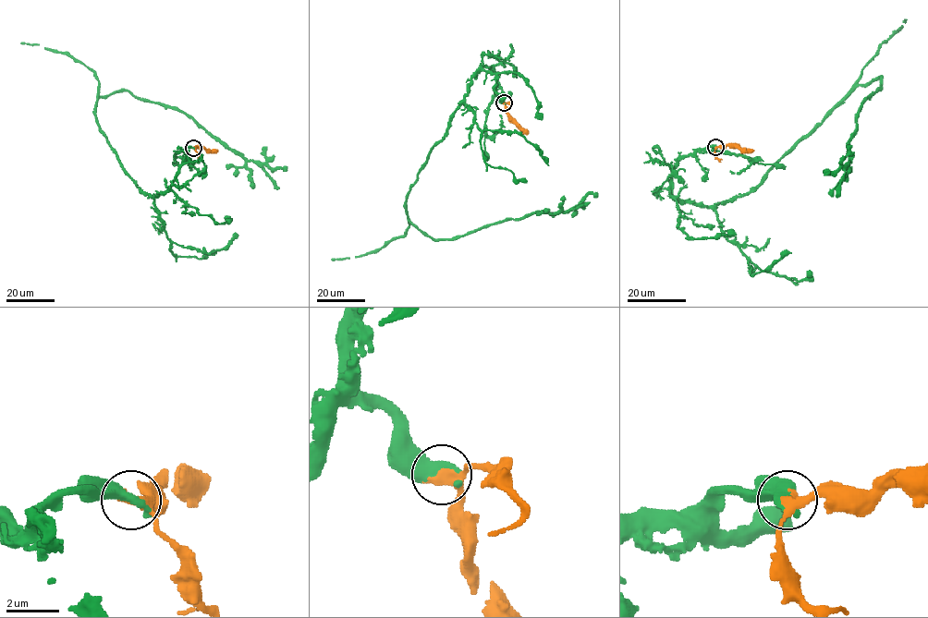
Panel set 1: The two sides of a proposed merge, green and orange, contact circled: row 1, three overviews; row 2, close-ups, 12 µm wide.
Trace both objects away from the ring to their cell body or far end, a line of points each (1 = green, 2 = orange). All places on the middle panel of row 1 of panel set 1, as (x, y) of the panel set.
1: (504, 102), (497, 75), (482, 66), (418, 173), (407, 198), (410, 222), (446, 239), (568, 212), (597, 195)
2: (504, 102), (506, 113), (528, 133)

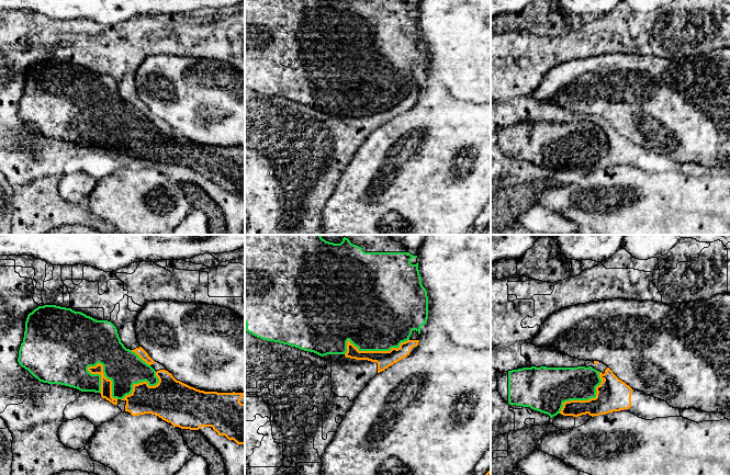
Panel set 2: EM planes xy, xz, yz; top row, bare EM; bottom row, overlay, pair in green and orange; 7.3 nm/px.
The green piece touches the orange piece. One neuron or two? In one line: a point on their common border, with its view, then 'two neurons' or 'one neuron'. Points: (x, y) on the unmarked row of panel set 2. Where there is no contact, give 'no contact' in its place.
contact xy (107, 132); one neuron

